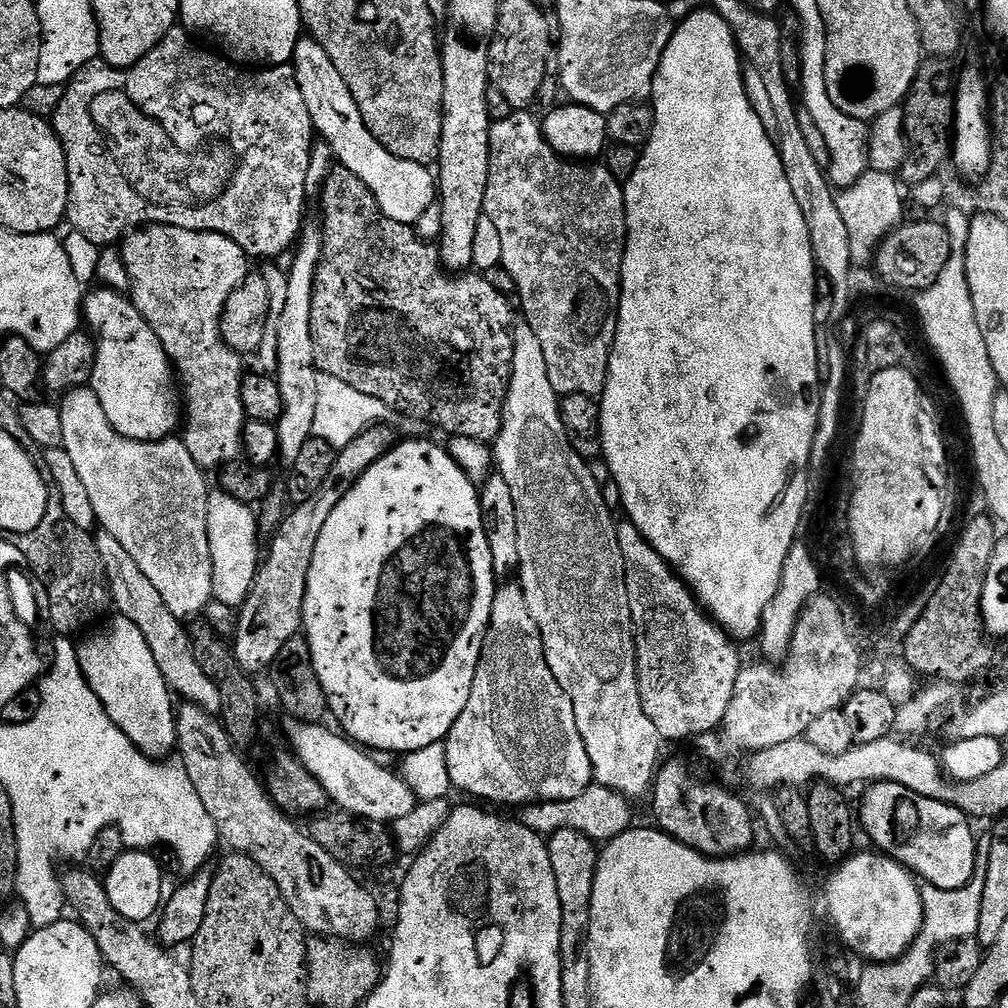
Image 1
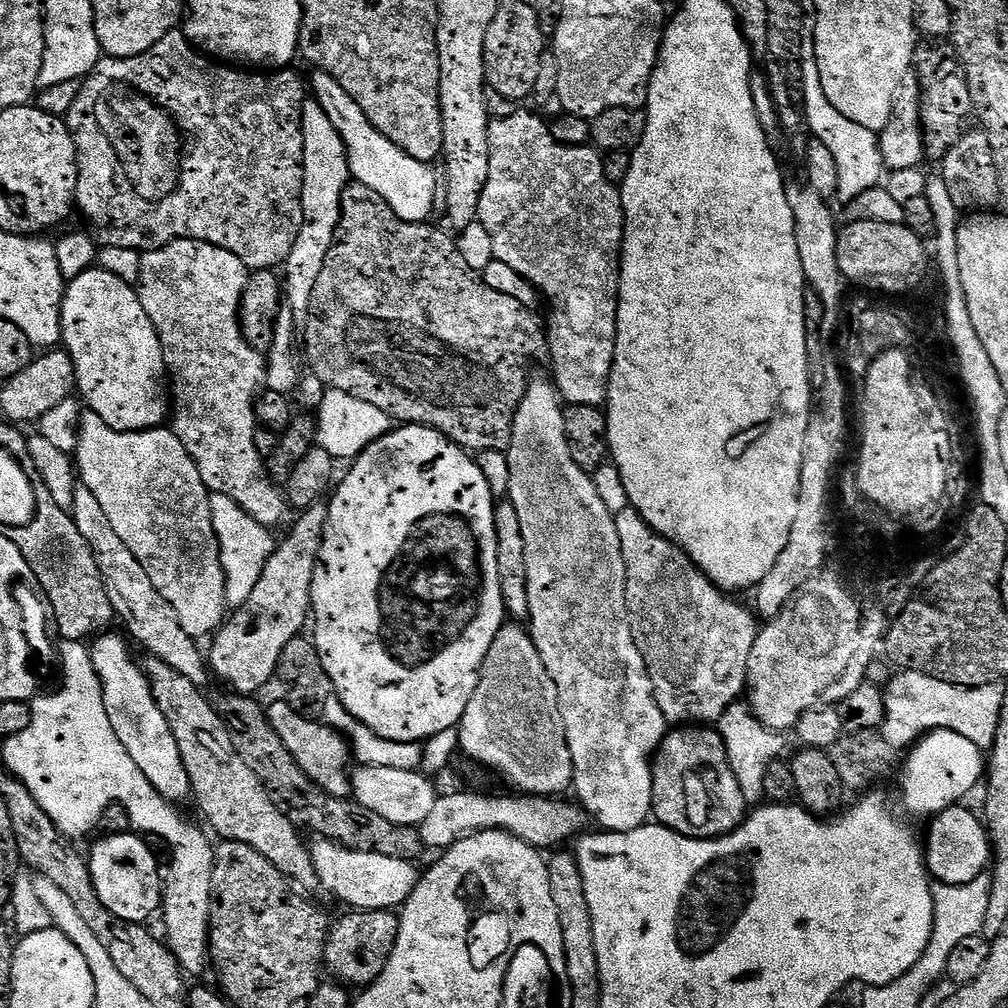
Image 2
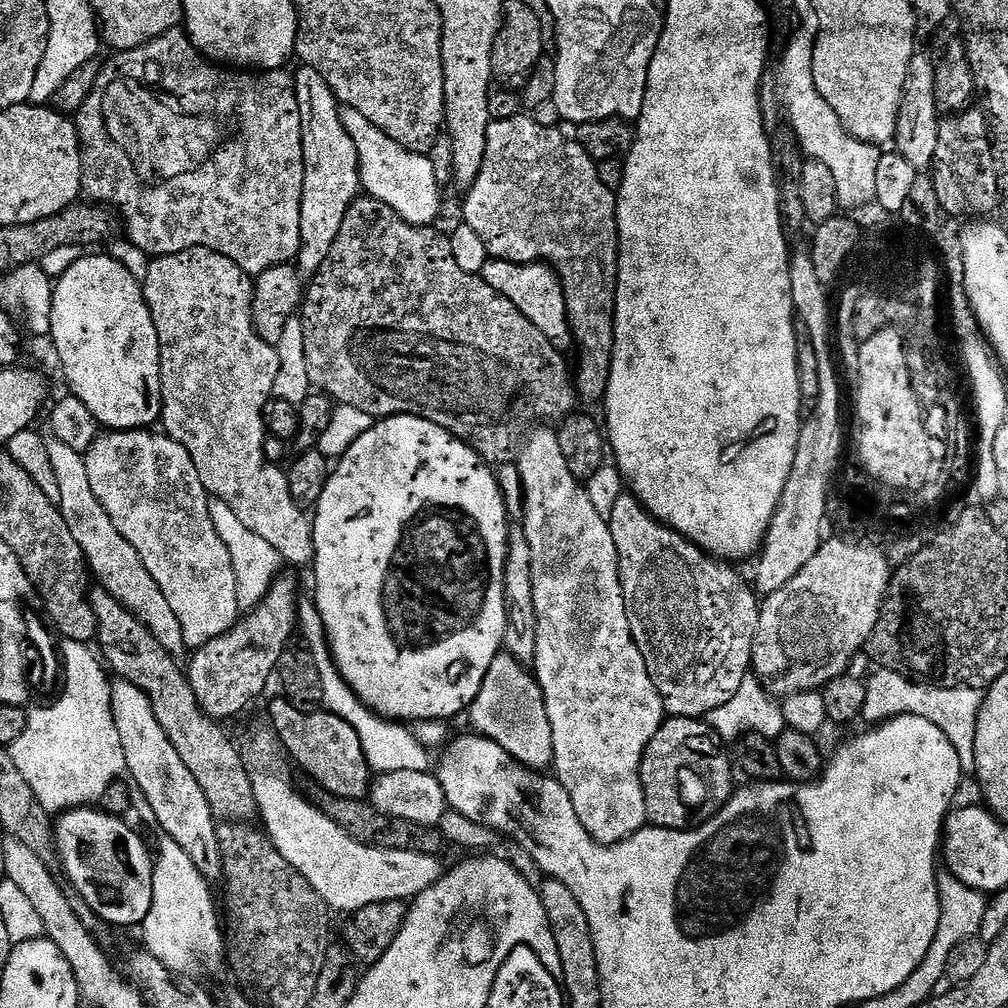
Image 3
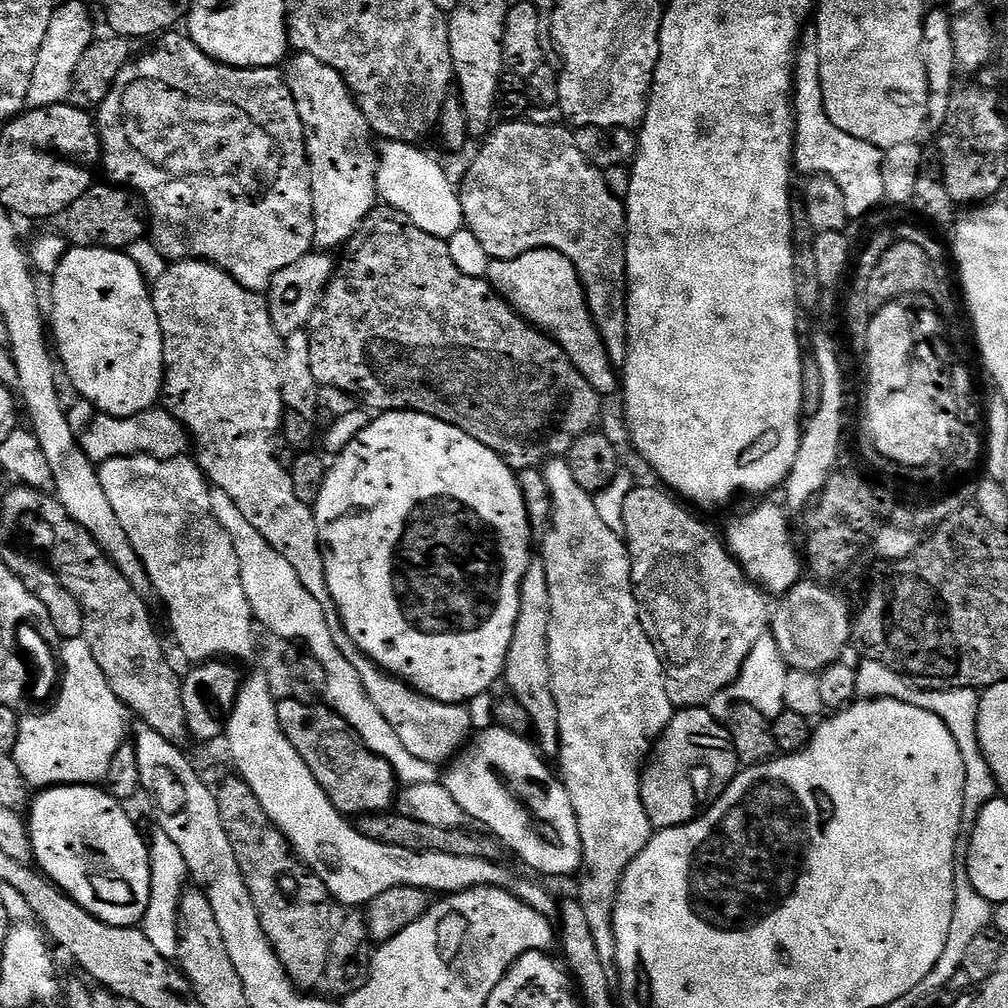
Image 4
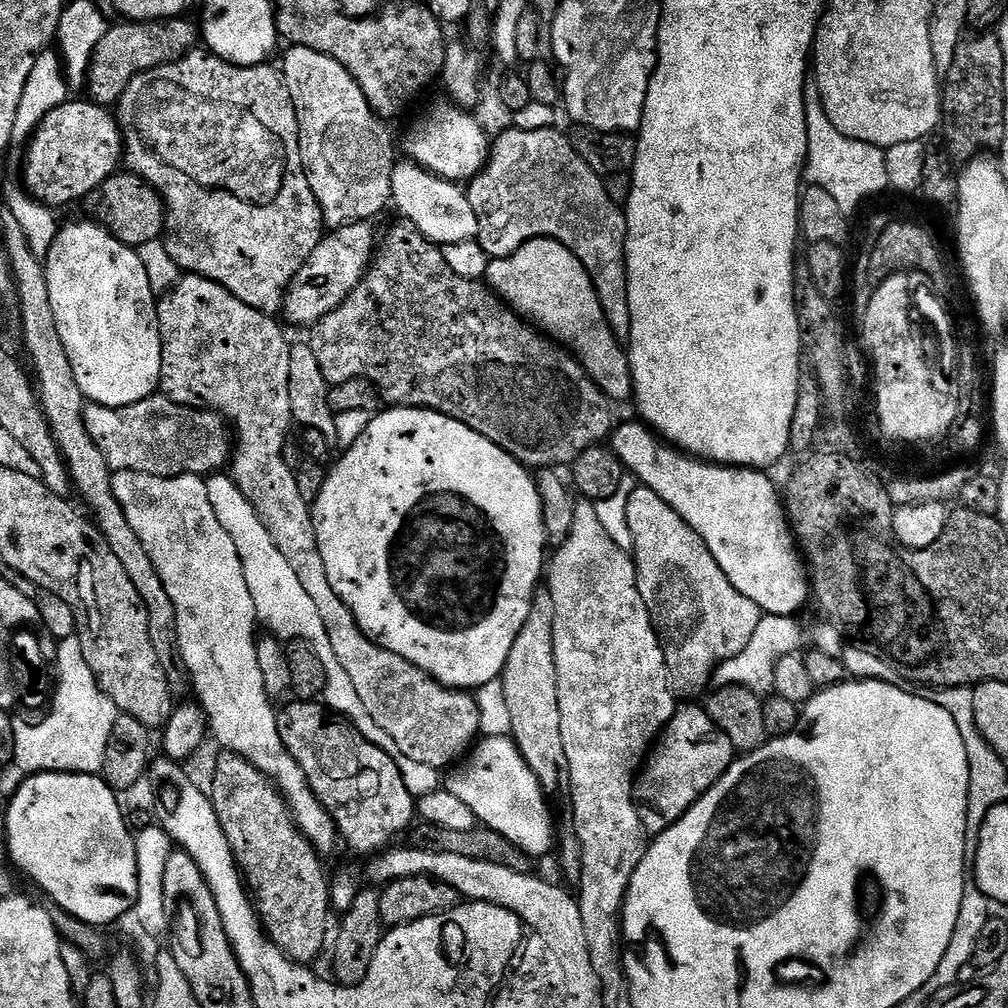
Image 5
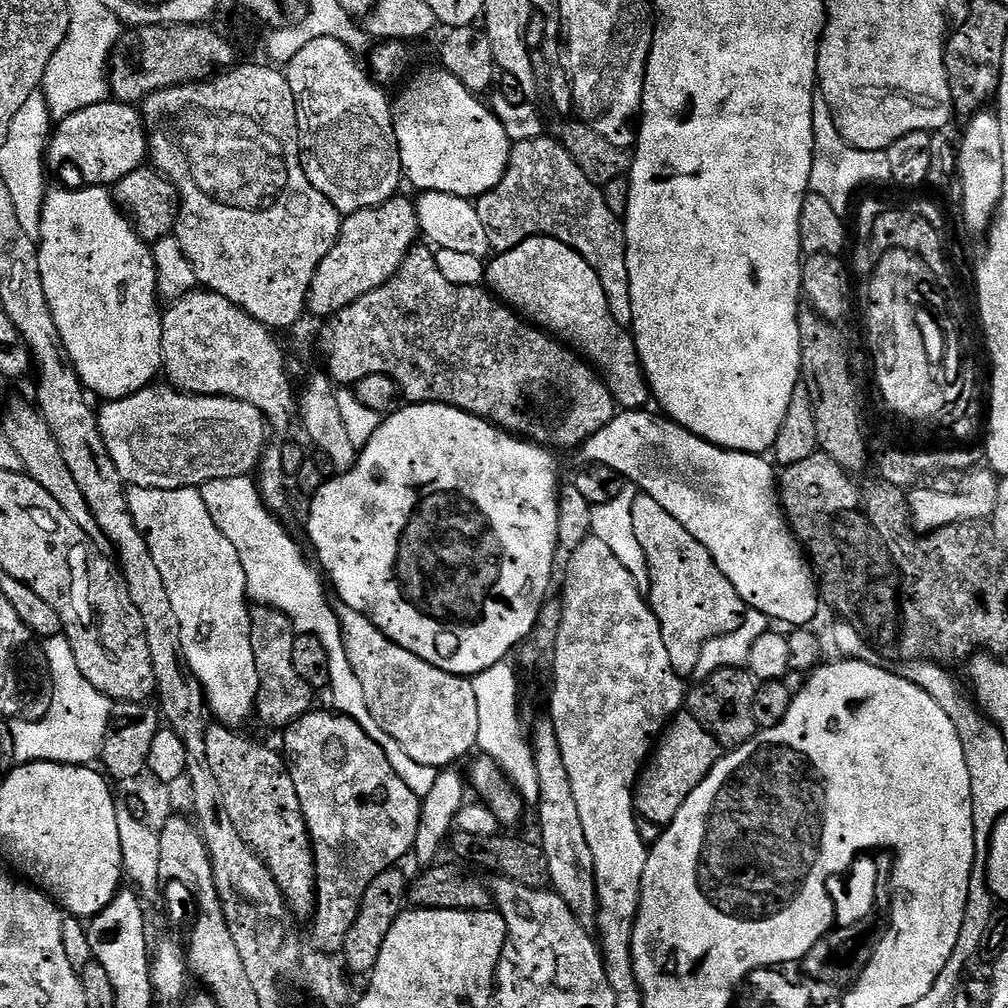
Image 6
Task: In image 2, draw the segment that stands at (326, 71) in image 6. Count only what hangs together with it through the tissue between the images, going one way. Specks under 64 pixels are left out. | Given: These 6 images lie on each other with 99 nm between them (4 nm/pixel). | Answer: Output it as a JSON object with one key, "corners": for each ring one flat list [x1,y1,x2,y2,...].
{"corners":[[315,98,305,99,302,110,302,126,304,127,304,177,302,178,302,194,300,195,300,215,296,230,296,240,287,260,282,265,282,296,286,306,294,310,297,325,307,325,310,314,310,298,314,298,314,286,318,286,318,274,322,274,322,266,330,254,332,244,336,241,336,227,340,221,340,203,344,187,350,182,348,171,348,151,342,138,330,118,326,118,326,110]]}

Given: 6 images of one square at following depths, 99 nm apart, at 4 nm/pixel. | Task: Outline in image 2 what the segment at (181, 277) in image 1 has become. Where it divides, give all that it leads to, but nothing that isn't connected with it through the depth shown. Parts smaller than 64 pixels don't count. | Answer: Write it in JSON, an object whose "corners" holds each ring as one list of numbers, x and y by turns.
{"corners":[[175,240,143,253,140,258,140,300,146,314,150,314,150,322,154,322,164,348,164,367,171,380,170,427,182,446,186,446,186,454,190,454,194,466,198,466,198,474,202,474,209,493,230,498,254,522,276,530,284,519,289,519,290,505,287,495,268,476,265,457,256,445,256,397,265,387,266,356,249,344,240,326,240,302,249,284,248,267,230,250,222,250,205,240]]}

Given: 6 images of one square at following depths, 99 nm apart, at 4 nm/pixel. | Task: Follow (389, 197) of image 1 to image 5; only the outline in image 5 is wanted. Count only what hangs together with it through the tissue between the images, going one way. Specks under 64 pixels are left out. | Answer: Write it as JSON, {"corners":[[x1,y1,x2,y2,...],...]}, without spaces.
{"corners":[[415,162,397,163,392,179,391,203,407,223,414,225,427,240,441,246,476,240,480,235,474,206,470,206,467,191,459,183,443,180]]}

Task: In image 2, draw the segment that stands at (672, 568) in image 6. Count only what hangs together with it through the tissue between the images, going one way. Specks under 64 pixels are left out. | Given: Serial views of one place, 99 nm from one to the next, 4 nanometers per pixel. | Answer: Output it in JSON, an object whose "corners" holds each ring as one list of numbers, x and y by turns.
{"corners":[[629,506,626,510,615,513,618,526,618,542,622,542,622,558,626,566,626,610,634,642,644,656,646,670,650,674,650,682,654,690,654,698,658,702,658,710,662,710,665,721,672,726,708,726,720,720,732,704,741,699,748,682,748,659,750,650,754,650,754,642,758,631,758,620,751,611,748,612,739,604,735,595,729,594,710,579,702,569,691,560,677,544,664,536,659,536,638,514,638,510]]}

